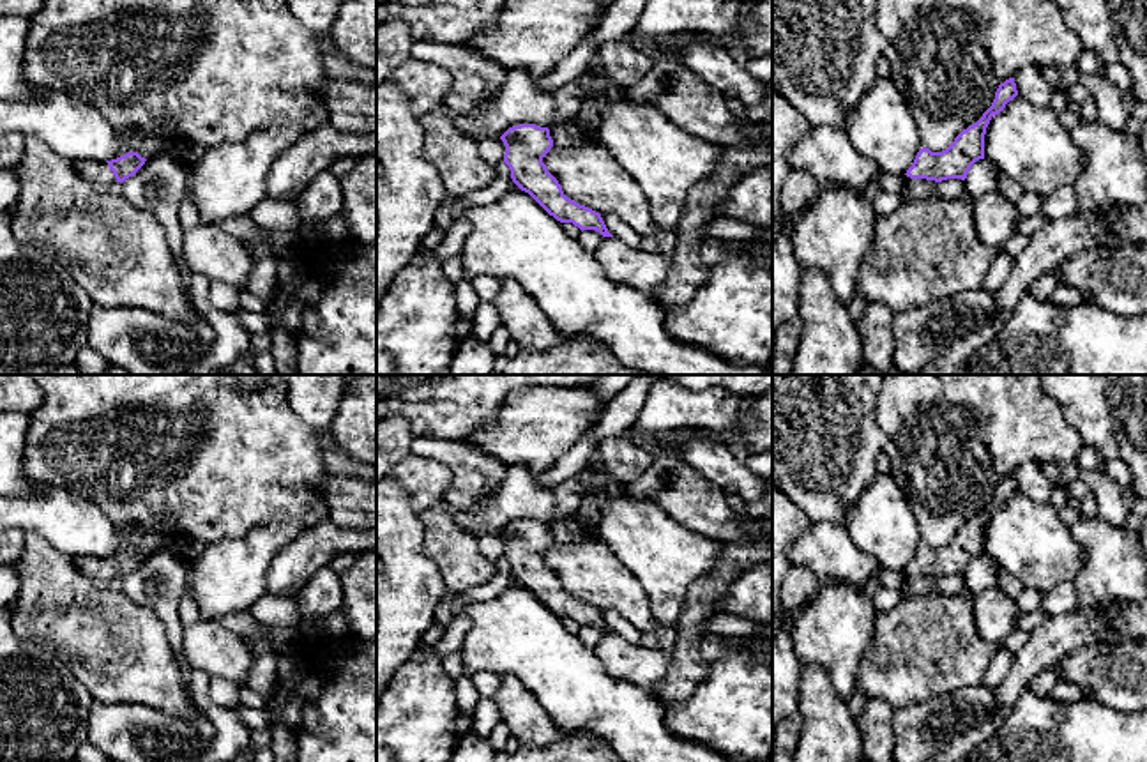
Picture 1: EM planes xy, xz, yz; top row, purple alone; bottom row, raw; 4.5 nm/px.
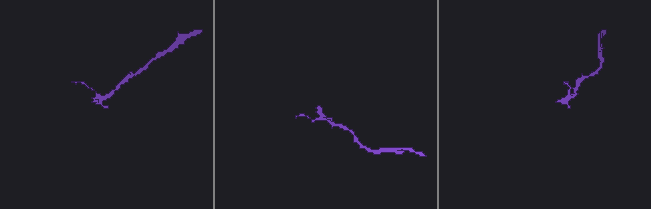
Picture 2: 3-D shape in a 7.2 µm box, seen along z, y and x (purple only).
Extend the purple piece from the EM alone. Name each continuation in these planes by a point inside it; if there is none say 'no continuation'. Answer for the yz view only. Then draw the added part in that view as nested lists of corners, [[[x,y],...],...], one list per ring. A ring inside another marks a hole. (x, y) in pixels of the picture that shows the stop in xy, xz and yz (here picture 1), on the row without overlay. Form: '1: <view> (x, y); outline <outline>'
no continuation

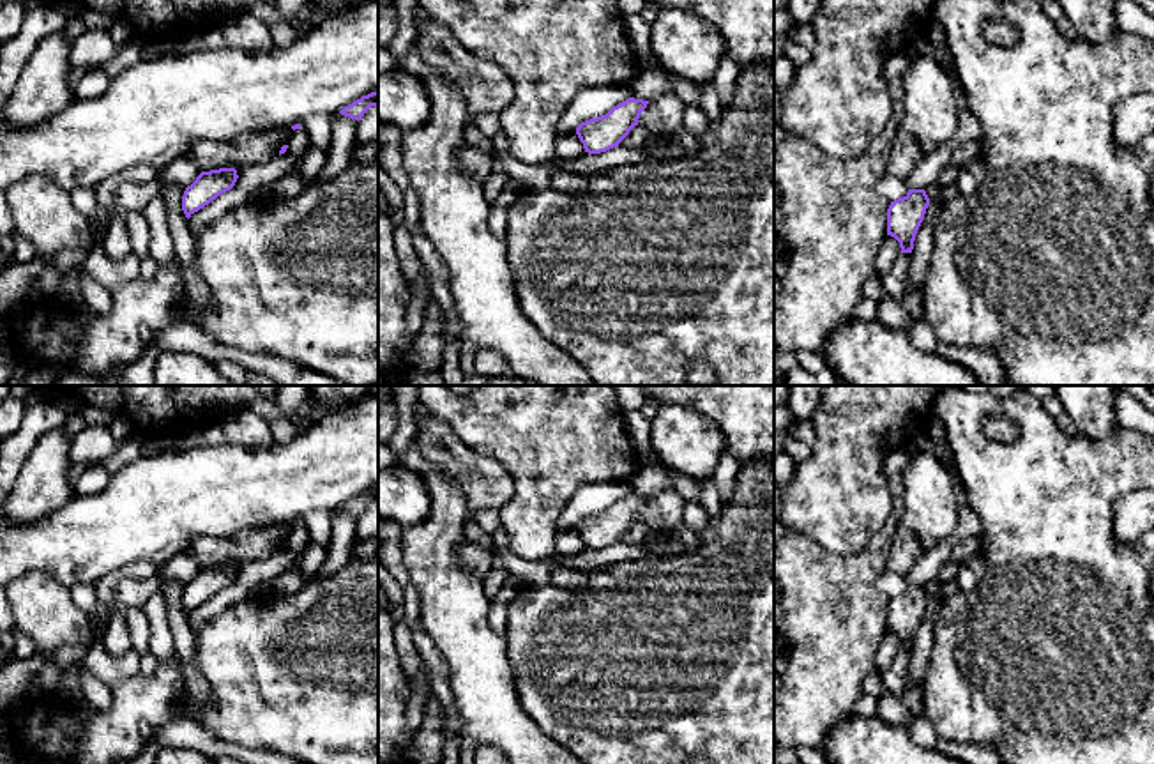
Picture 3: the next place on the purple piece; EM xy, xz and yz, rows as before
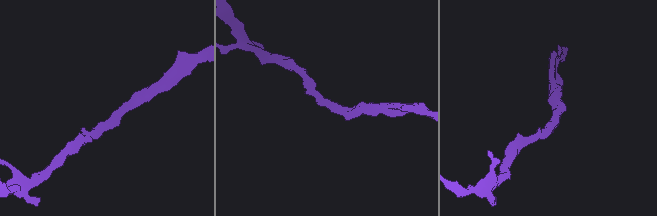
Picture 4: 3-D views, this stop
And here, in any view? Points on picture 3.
no continuation

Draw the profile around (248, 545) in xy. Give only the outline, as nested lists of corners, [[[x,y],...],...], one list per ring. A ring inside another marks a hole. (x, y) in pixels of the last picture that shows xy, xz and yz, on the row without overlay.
[[[276,523],[262,529],[246,529],[230,538],[200,536],[189,543],[186,552],[200,568],[226,562],[246,564],[279,552],[281,543],[288,541],[292,529],[292,523]]]

